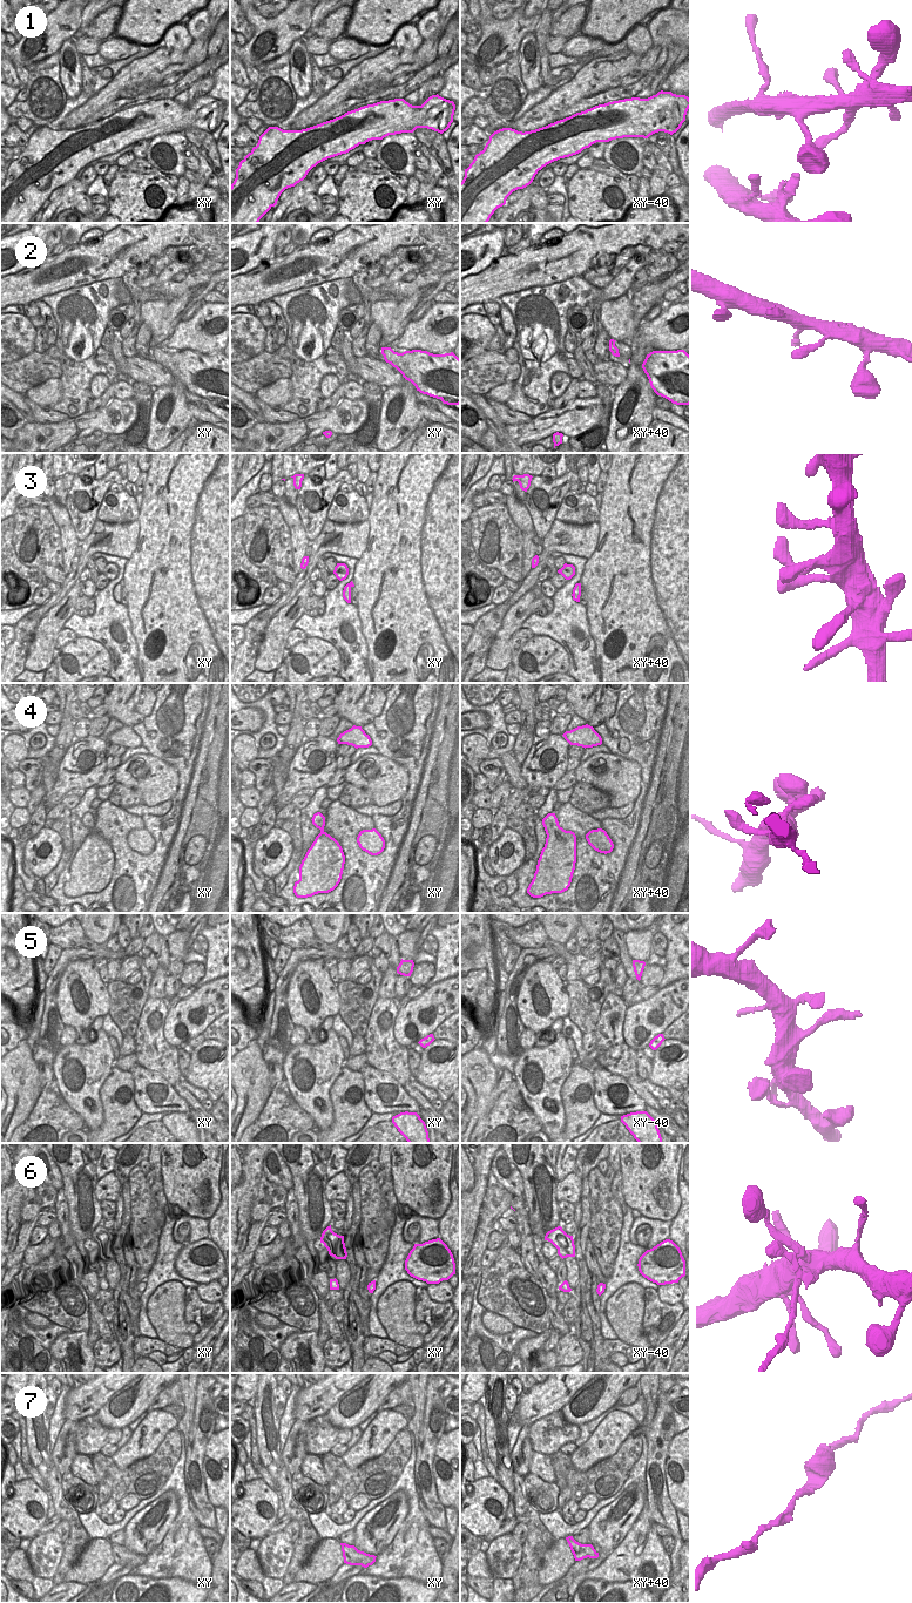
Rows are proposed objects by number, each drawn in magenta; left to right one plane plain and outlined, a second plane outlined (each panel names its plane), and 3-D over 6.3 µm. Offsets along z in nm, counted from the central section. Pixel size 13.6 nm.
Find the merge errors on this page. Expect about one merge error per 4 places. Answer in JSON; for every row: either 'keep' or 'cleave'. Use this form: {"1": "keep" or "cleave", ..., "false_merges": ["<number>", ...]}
{"1": "keep", "2": "keep", "3": "keep", "4": "keep", "5": "keep", "6": "keep", "7": "keep", "false_merges": []}

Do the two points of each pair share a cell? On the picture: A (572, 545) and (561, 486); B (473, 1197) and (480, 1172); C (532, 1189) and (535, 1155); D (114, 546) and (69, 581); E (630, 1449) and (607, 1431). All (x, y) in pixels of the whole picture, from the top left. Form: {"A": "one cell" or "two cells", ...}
{"A": "two cells", "B": "one cell", "C": "one cell", "D": "one cell", "E": "two cells"}

